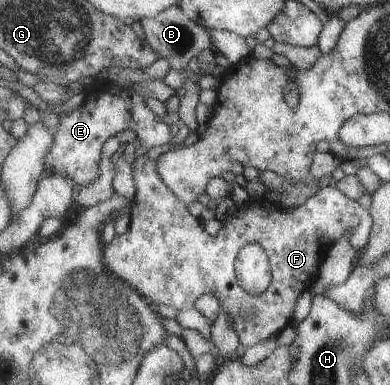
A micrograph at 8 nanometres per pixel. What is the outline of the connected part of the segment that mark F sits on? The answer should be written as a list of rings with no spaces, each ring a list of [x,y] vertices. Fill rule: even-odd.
[[[138,154],[133,167],[133,176],[137,184],[137,196],[128,209],[132,216],[131,228],[125,234],[117,235],[109,245],[104,246],[105,264],[109,270],[115,272],[119,278],[133,284],[138,292],[148,299],[152,304],[171,305],[181,310],[193,308],[199,296],[203,294],[214,294],[219,300],[219,306],[229,312],[229,322],[237,330],[240,341],[245,347],[255,346],[267,338],[278,336],[279,332],[289,325],[297,300],[303,292],[307,292],[318,279],[323,258],[330,248],[329,244],[323,242],[327,238],[333,245],[344,236],[351,242],[351,246],[361,252],[367,248],[373,232],[374,218],[358,200],[349,198],[339,190],[339,187],[324,187],[319,189],[315,196],[311,196],[305,204],[295,206],[291,210],[281,210],[273,202],[264,199],[249,201],[236,208],[223,220],[223,228],[216,235],[210,235],[202,225],[203,220],[198,219],[189,212],[188,204],[163,180],[157,168],[157,159],[149,158],[147,155]],[[247,244],[261,244],[271,254],[271,266],[273,267],[273,278],[269,288],[263,294],[255,296],[249,294],[239,282],[235,260],[237,254]]]

